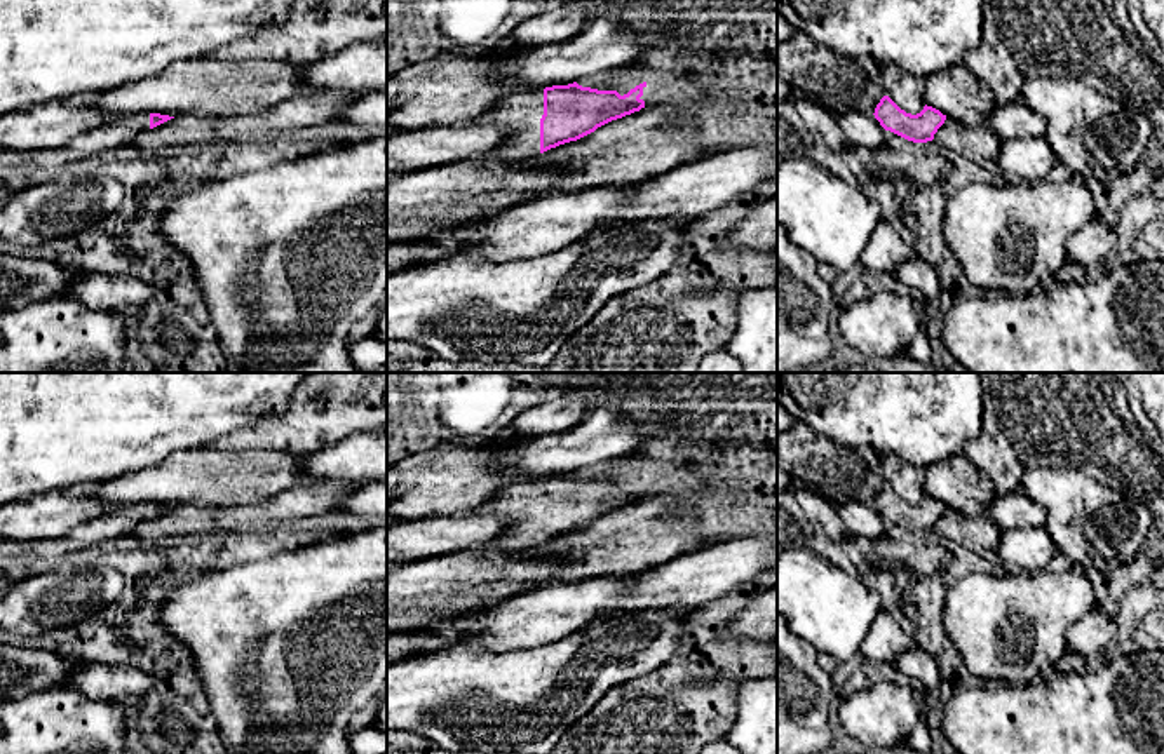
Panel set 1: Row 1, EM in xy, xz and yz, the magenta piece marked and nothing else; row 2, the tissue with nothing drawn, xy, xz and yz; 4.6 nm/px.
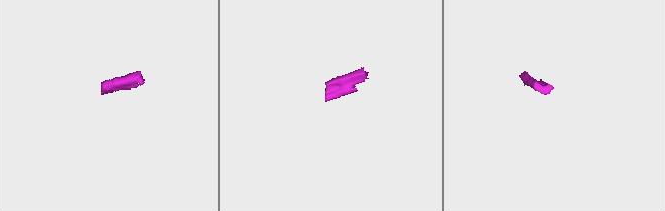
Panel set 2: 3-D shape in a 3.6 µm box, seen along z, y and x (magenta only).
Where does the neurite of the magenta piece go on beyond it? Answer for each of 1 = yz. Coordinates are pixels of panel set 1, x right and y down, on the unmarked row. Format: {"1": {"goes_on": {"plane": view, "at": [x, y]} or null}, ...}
{"1": {"goes_on": null}}

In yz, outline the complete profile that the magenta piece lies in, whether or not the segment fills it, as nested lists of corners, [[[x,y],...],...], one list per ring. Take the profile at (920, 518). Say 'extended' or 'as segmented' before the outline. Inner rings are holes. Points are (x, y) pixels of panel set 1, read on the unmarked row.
as segmented; [[[889,486],[880,489],[873,505],[885,521],[913,533],[932,531],[946,510],[946,505],[927,495],[917,505],[906,503]]]

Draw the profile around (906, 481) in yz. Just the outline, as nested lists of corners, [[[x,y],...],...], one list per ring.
[[[885,454],[880,460],[880,474],[885,486],[889,486],[901,500],[917,505],[924,500],[924,470],[903,461],[899,456]]]

